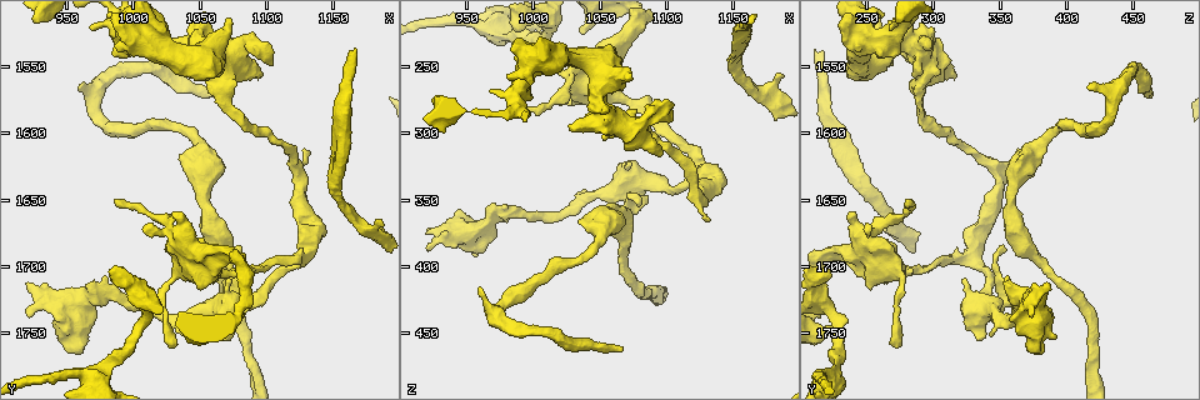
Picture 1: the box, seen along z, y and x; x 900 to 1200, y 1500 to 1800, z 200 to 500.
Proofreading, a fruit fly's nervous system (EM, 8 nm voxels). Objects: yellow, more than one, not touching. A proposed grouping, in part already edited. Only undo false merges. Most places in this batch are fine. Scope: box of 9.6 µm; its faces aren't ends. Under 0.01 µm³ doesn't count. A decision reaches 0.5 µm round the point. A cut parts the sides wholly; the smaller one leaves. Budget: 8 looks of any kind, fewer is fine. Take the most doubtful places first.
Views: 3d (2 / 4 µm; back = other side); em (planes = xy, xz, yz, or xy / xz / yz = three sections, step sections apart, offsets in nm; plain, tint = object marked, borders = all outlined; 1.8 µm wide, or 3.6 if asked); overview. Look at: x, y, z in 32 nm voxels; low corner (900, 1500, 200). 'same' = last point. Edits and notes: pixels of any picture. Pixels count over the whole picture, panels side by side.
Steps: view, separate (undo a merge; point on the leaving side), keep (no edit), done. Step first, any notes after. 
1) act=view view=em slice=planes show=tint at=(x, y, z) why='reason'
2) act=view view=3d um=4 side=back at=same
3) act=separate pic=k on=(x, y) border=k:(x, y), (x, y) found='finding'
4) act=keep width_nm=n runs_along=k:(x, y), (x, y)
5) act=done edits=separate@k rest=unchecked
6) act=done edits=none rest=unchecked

act=view view=em slice=xy step=4 show=tint at=(990, 1520, 272) why='abrupt turn'

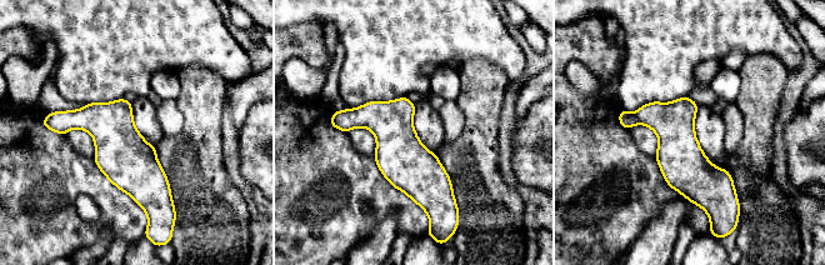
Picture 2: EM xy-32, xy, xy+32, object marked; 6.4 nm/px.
act=view view=em slice=planes show=tint at=same

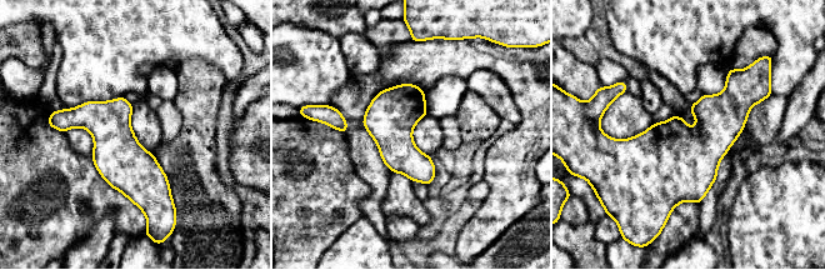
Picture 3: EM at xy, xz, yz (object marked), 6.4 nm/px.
act=keep width_nm=300 found='continuous, no second cell'

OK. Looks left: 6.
act=view view=3d um=4 at=(1048, 1566, 460)

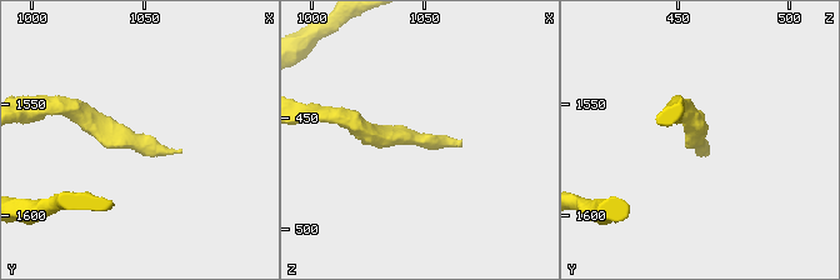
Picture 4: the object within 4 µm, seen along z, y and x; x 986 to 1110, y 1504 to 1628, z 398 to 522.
act=view view=em slice=planes show=tint at=(1048, 1569, 461) why='shape alone is not enough'

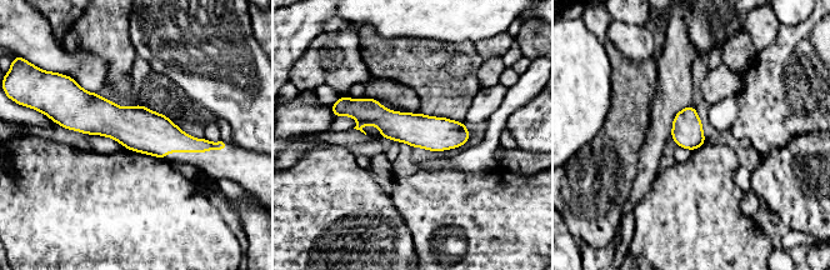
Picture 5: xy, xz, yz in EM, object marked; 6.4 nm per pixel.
act=keep runs_along=5:(60, 116), (103, 116), (206, 146) found='all the same cell'

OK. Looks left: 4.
act=view view=em um=3.6 slice=planes show=borders at=(954, 1756, 378) why='sharp bend'

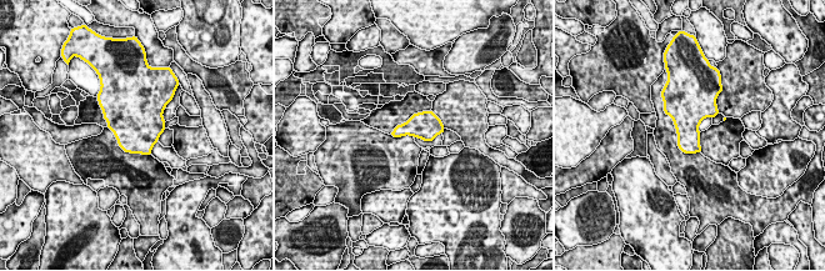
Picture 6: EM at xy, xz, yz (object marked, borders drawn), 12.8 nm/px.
act=keep found='one cell here'

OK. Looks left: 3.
act=done edits=none rest=unchecked

